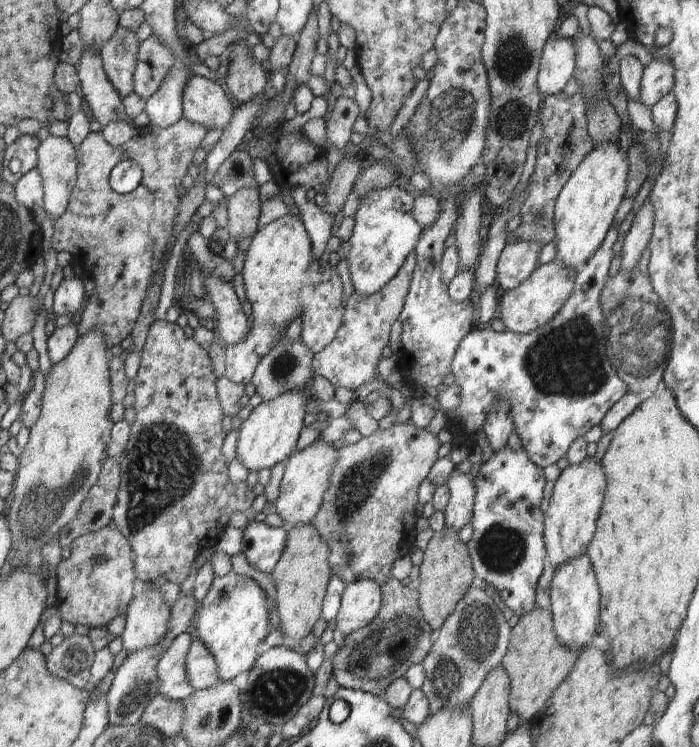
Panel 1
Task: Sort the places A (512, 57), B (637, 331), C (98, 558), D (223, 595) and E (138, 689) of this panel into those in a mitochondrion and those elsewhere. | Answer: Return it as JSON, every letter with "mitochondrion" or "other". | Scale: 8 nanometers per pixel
{"A":"mitochondrion","B":"mitochondrion","C":"mitochondrion","D":"mitochondrion","E":"mitochondrion"}

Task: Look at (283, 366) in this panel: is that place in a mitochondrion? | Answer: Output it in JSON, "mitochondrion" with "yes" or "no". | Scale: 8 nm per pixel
{"mitochondrion":"yes"}

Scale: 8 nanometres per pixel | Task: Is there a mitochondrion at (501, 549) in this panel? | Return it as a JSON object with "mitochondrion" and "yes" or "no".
{"mitochondrion":"yes"}

